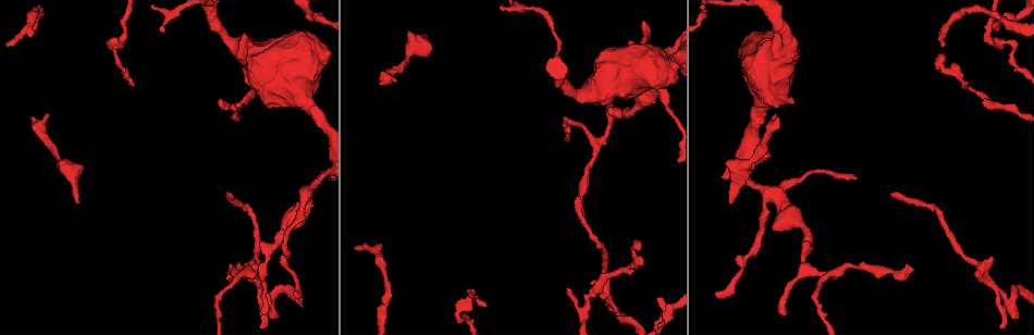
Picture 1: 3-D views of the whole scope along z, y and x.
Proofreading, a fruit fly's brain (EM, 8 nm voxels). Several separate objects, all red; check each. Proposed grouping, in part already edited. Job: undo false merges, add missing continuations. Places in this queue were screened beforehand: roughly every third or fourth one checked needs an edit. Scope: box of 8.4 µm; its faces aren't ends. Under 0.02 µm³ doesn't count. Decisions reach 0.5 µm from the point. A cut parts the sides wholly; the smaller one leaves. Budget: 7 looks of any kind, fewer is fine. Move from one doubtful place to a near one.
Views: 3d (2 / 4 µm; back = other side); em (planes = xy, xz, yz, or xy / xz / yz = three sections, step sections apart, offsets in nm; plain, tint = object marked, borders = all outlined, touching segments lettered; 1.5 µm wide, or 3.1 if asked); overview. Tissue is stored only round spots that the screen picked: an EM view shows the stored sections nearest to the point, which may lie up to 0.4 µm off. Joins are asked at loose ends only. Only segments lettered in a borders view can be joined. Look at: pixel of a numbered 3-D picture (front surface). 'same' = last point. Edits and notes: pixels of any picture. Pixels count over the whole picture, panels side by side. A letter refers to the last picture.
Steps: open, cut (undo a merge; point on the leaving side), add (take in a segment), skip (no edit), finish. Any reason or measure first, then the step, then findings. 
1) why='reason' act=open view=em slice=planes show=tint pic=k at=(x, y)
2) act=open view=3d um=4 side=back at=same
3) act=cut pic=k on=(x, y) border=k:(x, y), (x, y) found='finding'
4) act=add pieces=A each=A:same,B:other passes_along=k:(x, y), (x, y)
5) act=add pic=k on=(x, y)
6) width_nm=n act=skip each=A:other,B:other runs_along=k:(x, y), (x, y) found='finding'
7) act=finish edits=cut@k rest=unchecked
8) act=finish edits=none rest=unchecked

why='branch point' act=open view=3d um=2 side=back pic=1 at=(252, 276)

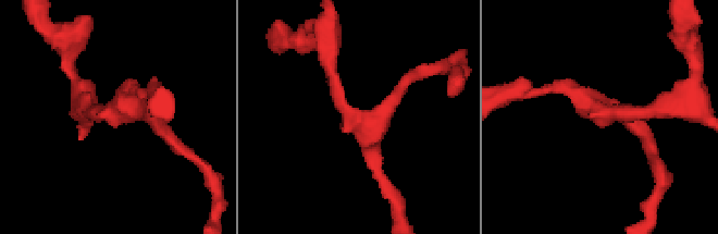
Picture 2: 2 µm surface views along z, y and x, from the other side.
arms=3 act=open view=em slice=xy step=4 show=tint pic=2 at=(355, 114)

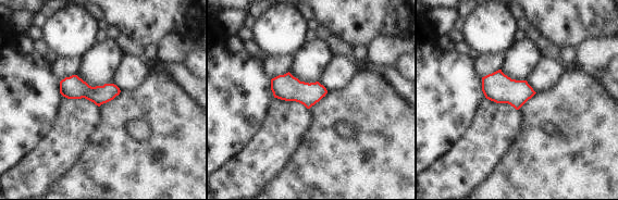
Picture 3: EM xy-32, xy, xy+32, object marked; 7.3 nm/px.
act=open view=em slice=planes show=borders at=same

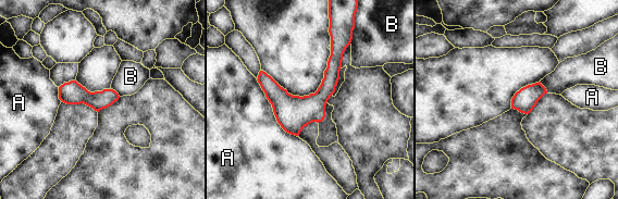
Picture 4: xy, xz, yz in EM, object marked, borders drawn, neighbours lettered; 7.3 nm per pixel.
longest_contact=A:500nm act=skip each=A:other,B:other runs_along=4:(335, 41), (326, 89), (288, 129) found='continuous, no second neuron'

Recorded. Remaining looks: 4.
why='an open end' act=open view=3d um=2 pic=1 at=(230, 270)

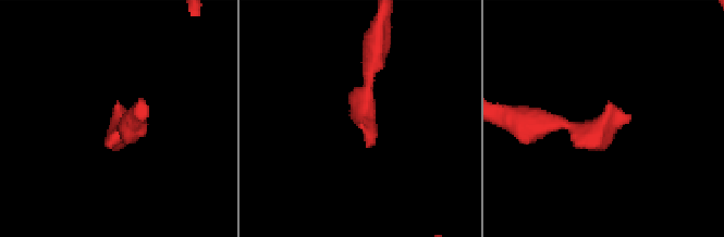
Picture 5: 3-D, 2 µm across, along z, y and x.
why='need the tissue' act=open view=em slice=planes show=tint pic=5 at=(367, 145)

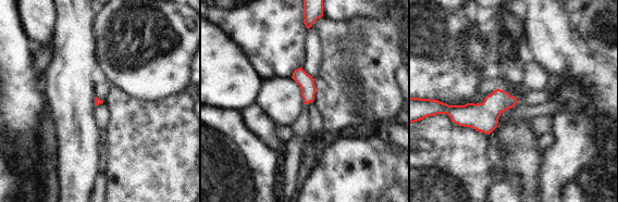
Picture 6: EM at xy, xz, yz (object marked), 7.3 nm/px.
why='what lies round it' act=open view=em slice=planes show=borders at=same

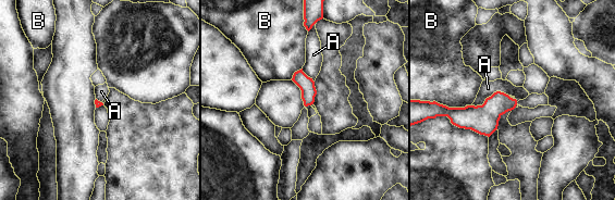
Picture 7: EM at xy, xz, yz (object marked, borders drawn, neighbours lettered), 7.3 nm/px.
act=skip each=A:other,B:other border=7:(508, 95), (494, 91), (472, 105) found='none of them fits'

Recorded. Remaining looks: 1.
act=finish edits=none rest=unchecked

